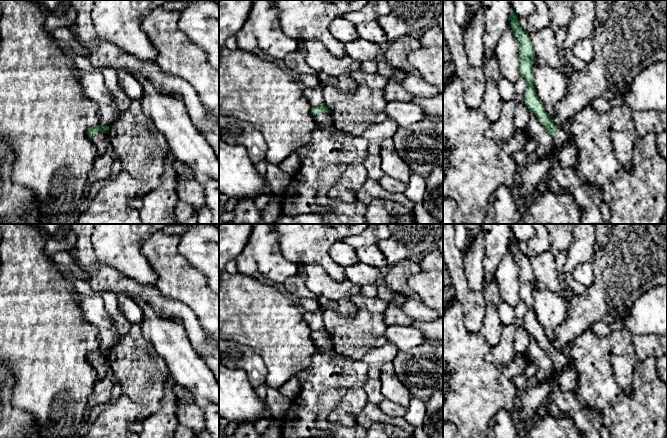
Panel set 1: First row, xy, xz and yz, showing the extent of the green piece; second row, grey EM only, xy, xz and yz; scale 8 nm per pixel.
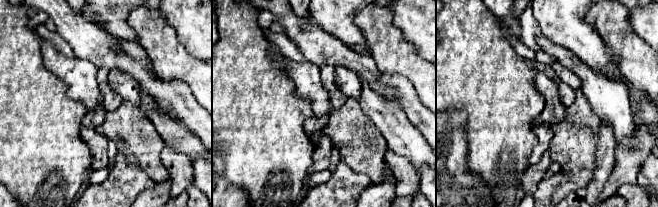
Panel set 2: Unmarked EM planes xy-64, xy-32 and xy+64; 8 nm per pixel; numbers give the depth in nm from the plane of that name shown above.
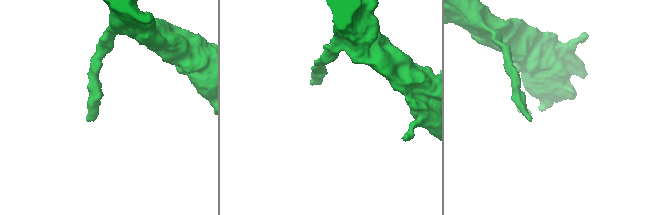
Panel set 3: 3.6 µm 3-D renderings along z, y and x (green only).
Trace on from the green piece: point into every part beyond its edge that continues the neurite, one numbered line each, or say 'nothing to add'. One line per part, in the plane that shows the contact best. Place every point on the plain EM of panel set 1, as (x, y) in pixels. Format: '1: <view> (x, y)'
1: xy (101, 365)

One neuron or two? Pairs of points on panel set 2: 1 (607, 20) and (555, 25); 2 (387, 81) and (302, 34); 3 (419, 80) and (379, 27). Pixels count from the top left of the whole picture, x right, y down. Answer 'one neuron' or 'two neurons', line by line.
1: two neurons
2: one neuron
3: one neuron

